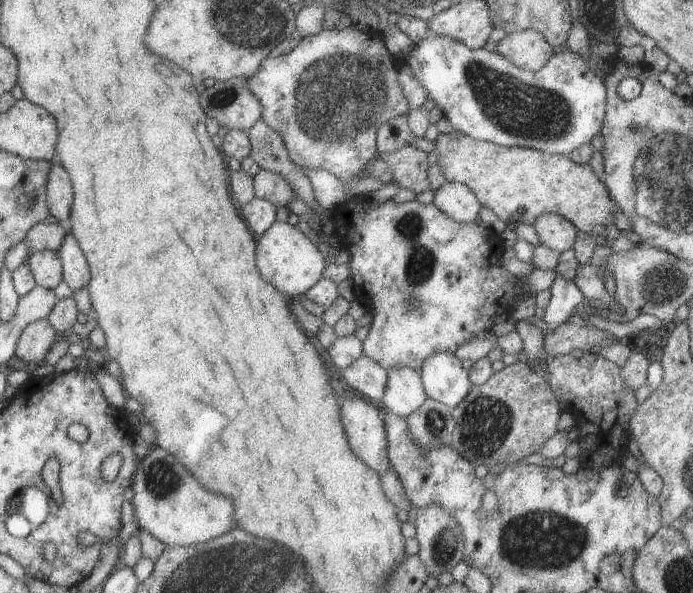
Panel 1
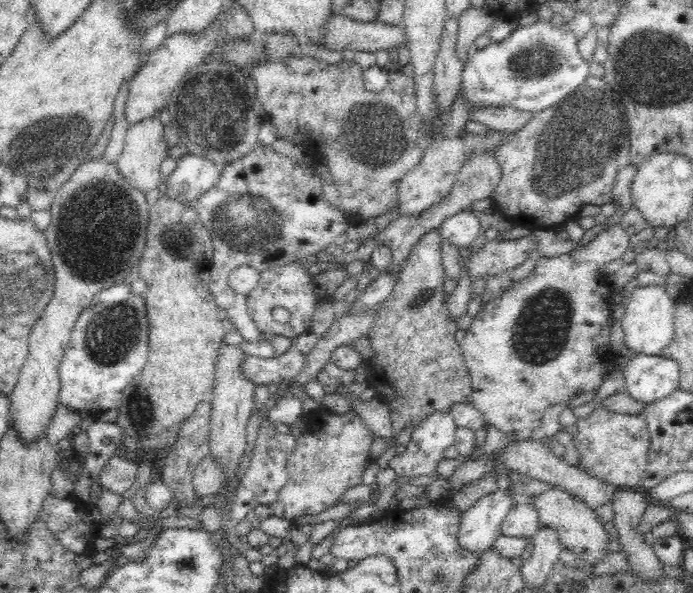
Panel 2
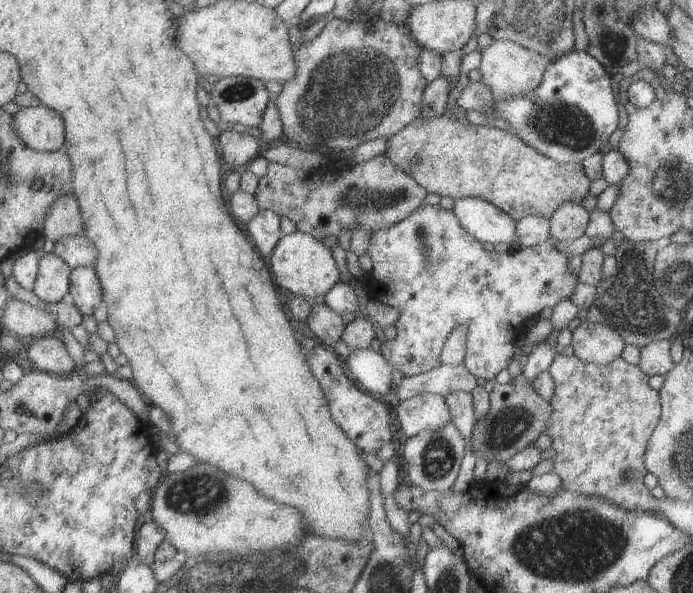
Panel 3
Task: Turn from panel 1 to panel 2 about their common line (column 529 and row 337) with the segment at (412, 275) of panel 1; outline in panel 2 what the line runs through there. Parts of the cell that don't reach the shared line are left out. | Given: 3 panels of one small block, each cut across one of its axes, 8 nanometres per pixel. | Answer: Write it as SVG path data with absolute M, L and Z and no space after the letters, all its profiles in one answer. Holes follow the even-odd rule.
M294 259L288 264L274 265L262 271L258 286L247 295L248 313L258 331L266 336L282 335L290 339L309 331L317 303L318 299L314 294L314 277L310 275L310 269L303 266L301 259ZM274 307L288 309L292 315L289 322L286 324L275 322L271 316Z

